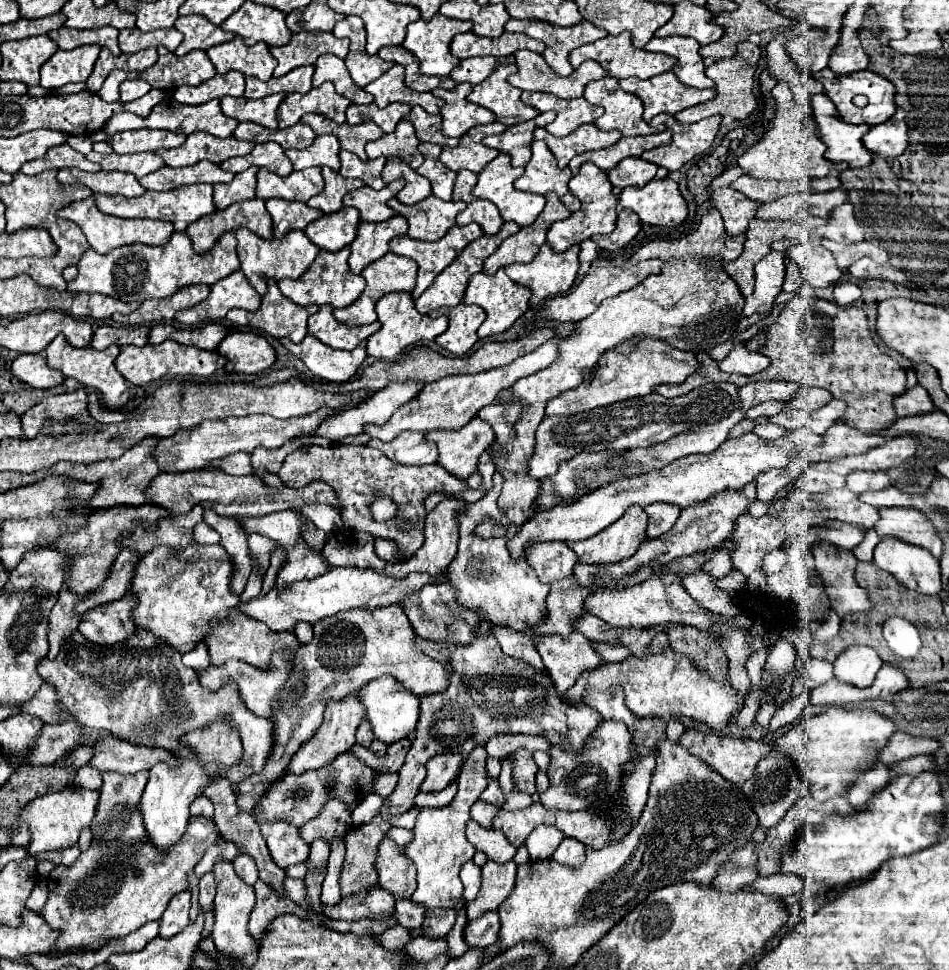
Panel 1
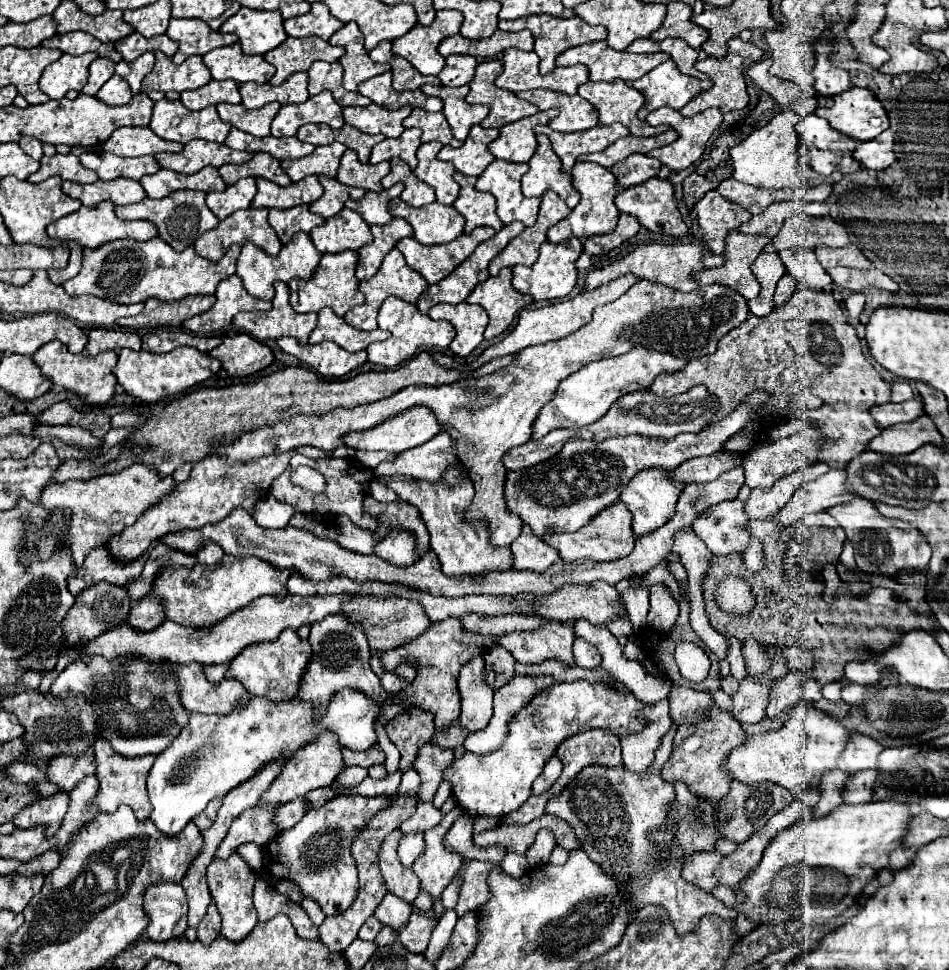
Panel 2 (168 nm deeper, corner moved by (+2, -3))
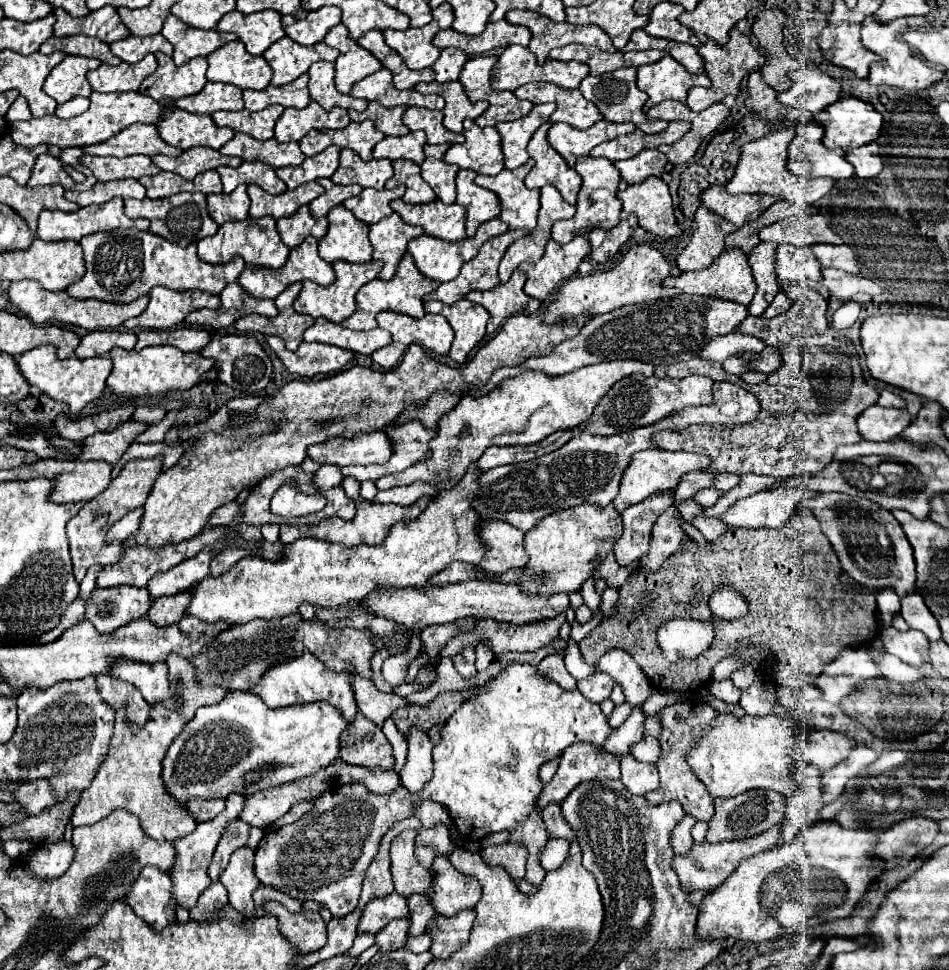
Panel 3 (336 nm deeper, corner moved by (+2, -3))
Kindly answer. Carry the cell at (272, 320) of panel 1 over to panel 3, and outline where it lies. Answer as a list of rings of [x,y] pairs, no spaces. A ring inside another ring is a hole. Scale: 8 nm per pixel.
[[[295,282],[275,298],[275,306],[279,310],[279,314],[275,318],[265,318],[259,314],[249,314],[249,316],[239,318],[235,322],[237,332],[241,332],[241,334],[259,332],[265,336],[279,336],[285,340],[285,346],[289,350],[295,350],[303,340],[303,332],[315,322],[313,318],[309,318],[305,314],[297,314],[293,308],[293,302],[299,296],[301,288],[303,288],[303,284]]]

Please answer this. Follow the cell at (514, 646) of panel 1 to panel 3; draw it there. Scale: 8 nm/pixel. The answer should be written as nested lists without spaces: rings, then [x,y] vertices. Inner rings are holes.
[[[595,672],[591,678],[579,682],[579,692],[585,694],[585,698],[601,704],[605,698],[609,698],[613,684],[615,684],[615,680],[609,674]]]

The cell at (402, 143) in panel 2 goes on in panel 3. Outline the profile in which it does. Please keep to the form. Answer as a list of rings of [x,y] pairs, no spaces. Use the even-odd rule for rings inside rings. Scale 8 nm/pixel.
[[[409,132],[407,136],[399,136],[399,138],[391,138],[391,136],[385,136],[373,150],[373,156],[375,158],[381,158],[381,156],[415,156],[415,158],[403,158],[403,160],[411,160],[415,164],[421,164],[423,158],[423,146],[425,146],[427,138],[425,138],[425,132]]]

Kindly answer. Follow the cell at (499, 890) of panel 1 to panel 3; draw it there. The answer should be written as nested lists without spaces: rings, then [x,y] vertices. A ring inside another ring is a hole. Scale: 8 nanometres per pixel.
[[[439,856],[433,866],[433,892],[427,894],[429,902],[441,916],[453,916],[459,910],[475,908],[481,898],[481,886],[475,878],[467,878],[453,868],[449,858]]]

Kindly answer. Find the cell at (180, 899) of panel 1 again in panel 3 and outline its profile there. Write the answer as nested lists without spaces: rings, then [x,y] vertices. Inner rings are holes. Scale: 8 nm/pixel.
[[[145,866],[139,878],[133,882],[125,902],[133,912],[151,924],[153,930],[163,930],[175,922],[175,900],[171,896],[171,878],[159,868]]]

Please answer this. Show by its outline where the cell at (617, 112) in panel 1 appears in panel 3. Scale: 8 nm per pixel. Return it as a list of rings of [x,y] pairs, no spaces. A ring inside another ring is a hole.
[[[621,68],[621,70],[615,70],[615,72],[601,74],[601,76],[591,76],[589,74],[589,76],[585,76],[581,80],[579,90],[589,102],[593,102],[597,106],[597,110],[609,122],[633,122],[639,130],[643,130],[645,134],[649,135],[663,132],[669,124],[667,120],[649,120],[649,116],[643,114],[643,106],[647,102],[647,96],[645,96],[645,92],[641,92],[637,88],[637,72],[635,72],[635,68]]]

